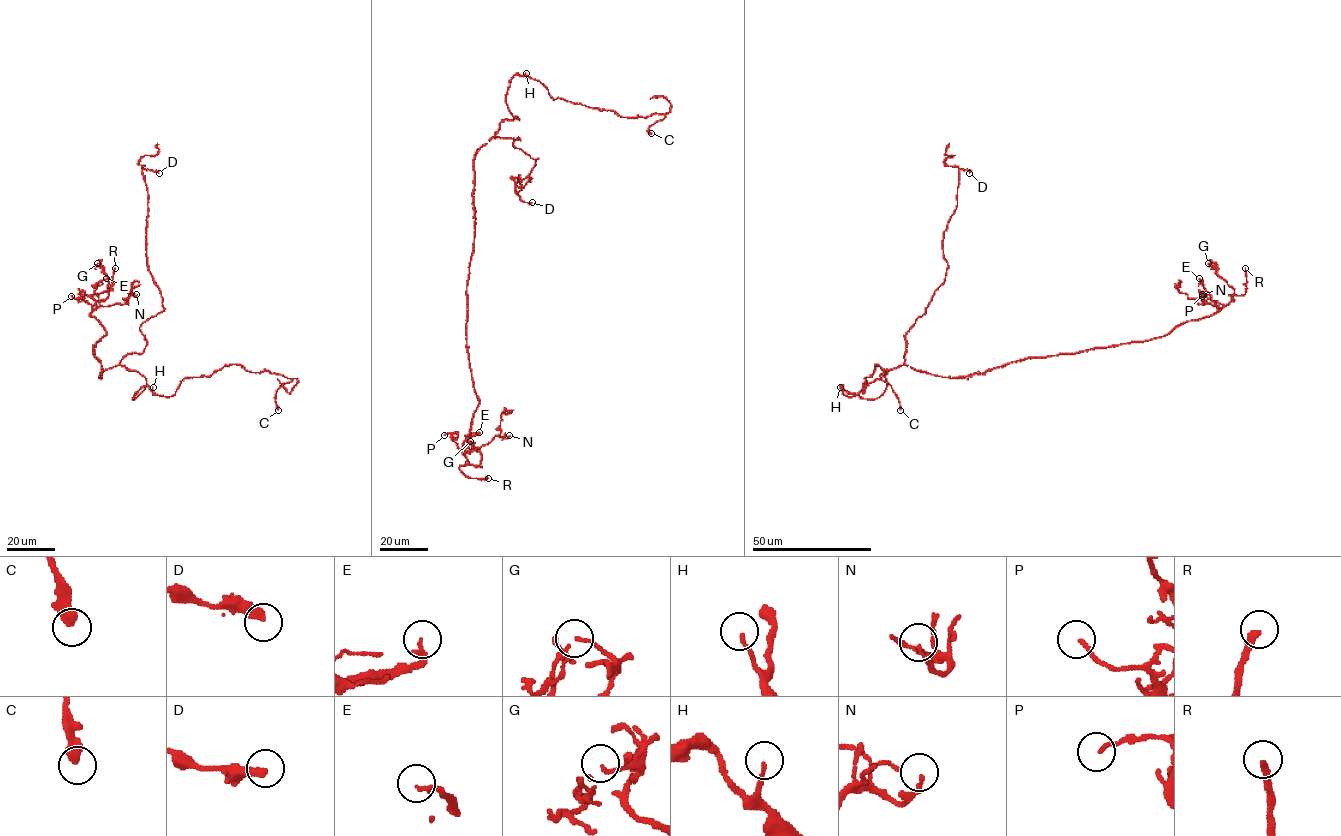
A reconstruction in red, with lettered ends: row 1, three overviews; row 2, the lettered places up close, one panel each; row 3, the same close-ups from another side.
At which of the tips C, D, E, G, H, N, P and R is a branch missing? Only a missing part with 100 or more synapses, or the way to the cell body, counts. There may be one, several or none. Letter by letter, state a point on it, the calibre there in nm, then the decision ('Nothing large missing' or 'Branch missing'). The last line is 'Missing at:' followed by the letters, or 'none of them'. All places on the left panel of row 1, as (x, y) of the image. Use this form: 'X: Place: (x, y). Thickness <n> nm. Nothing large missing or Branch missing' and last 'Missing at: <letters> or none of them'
C: Place: (278, 410). Thickness 440 nm. Nothing large missing
D: Place: (159, 173). Thickness 360 nm. Nothing large missing
E: Place: (106, 278). Thickness 190 nm. Nothing large missing
G: Place: (97, 263). Thickness 90 nm. Nothing large missing
H: Place: (153, 387). Thickness 130 nm. Nothing large missing
N: Place: (136, 294). Thickness 130 nm. Nothing large missing
P: Place: (71, 296). Thickness 140 nm. Nothing large missing
R: Place: (115, 268). Thickness 200 nm. Branch missing
Missing at: R

